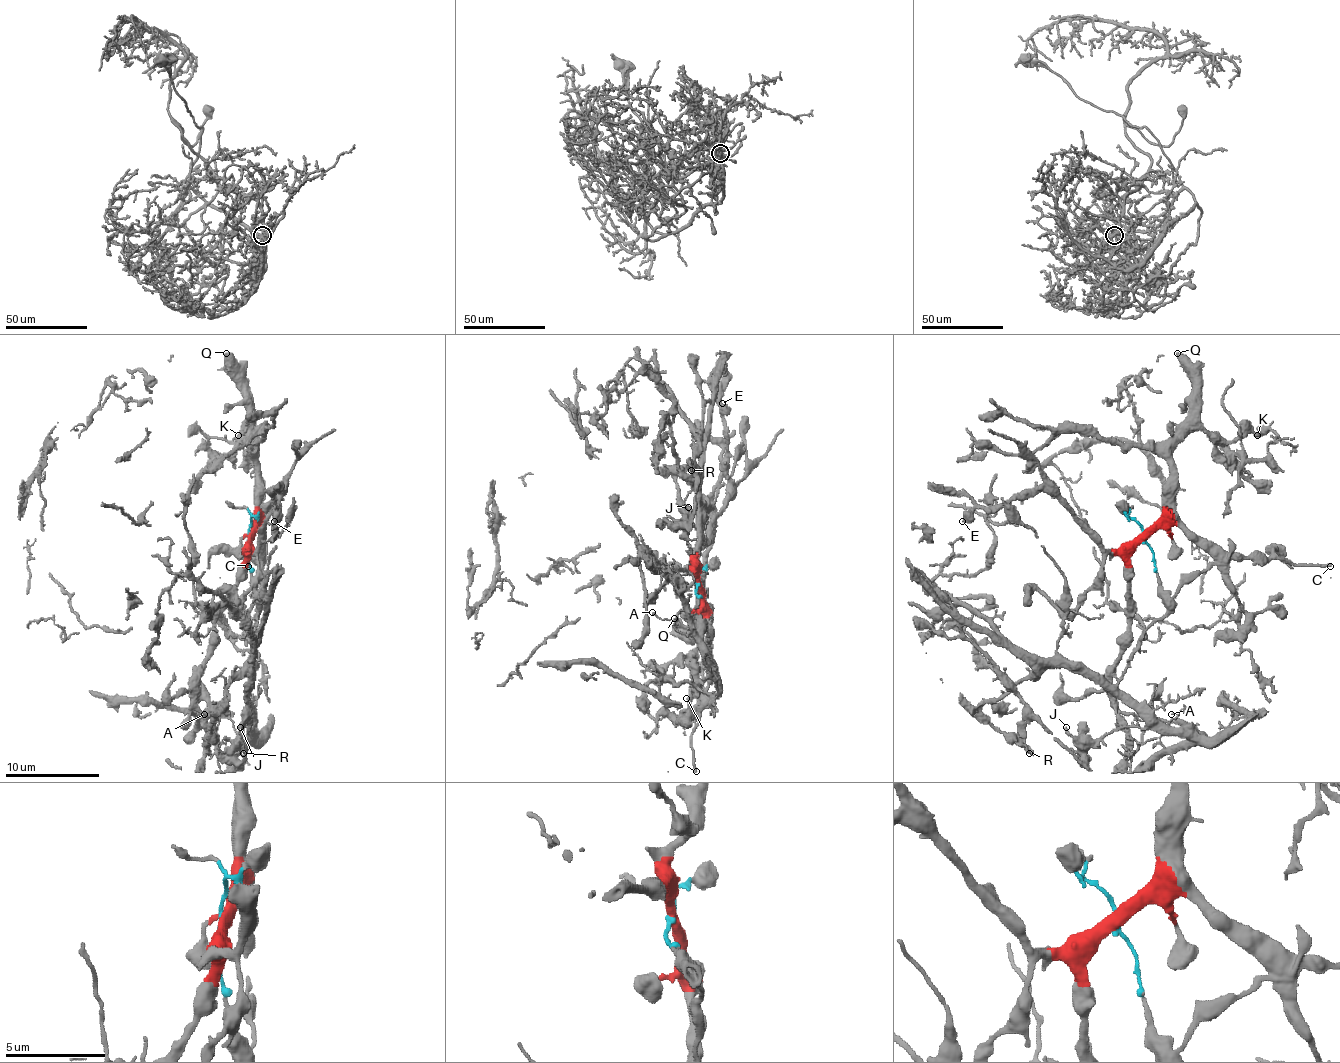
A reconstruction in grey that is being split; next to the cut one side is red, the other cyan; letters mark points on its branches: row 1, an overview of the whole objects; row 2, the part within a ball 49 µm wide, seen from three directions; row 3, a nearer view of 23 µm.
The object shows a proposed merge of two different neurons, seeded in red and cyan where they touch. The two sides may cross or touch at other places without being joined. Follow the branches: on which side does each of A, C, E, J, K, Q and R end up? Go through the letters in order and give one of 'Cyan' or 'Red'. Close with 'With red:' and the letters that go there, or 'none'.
A: Cyan
C: Red
E: Red
J: Cyan
K: Red
Q: Red
R: Cyan
With red: C, E, K, Q

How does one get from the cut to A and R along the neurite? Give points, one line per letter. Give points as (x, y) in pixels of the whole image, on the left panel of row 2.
A: (248, 538), (248, 571), (258, 613), (258, 660), (251, 688), (248, 738), (239, 747), (225, 712), (204, 714)
R: (248, 538), (258, 613), (258, 658), (251, 684), (253, 641), (263, 625), (256, 637), (244, 752)

